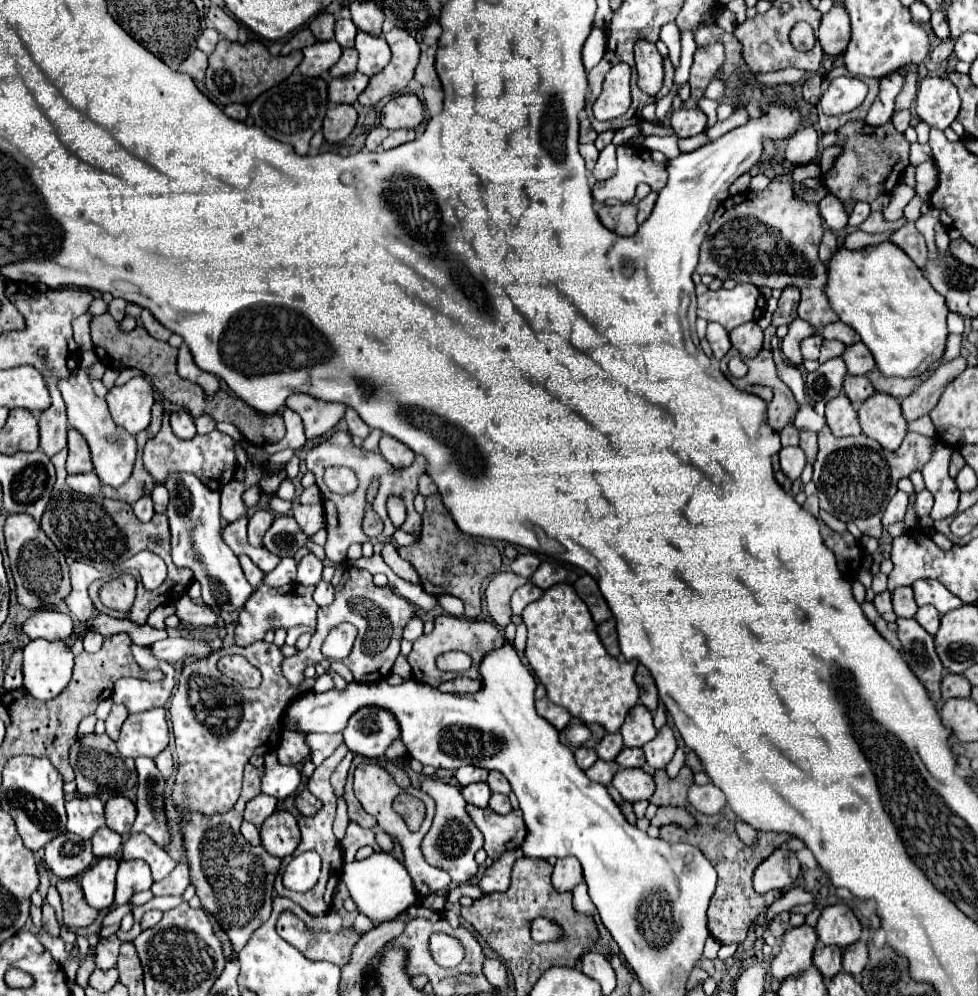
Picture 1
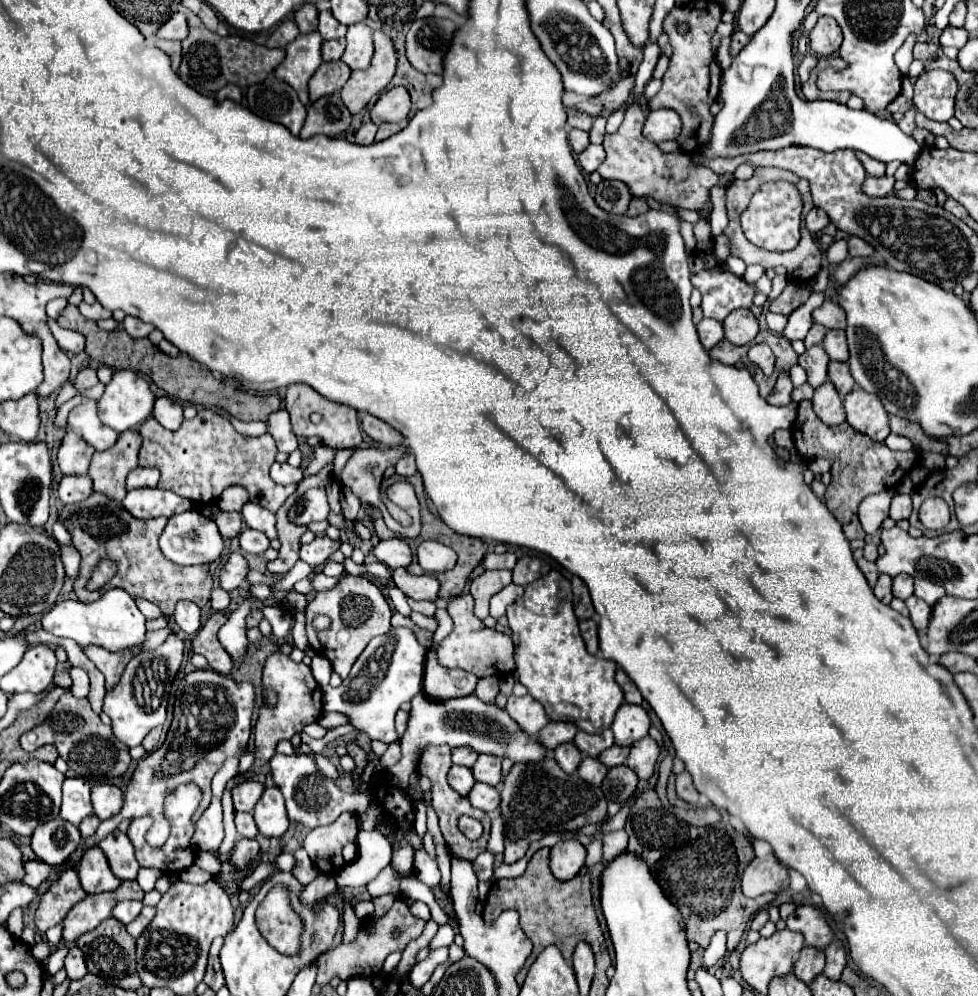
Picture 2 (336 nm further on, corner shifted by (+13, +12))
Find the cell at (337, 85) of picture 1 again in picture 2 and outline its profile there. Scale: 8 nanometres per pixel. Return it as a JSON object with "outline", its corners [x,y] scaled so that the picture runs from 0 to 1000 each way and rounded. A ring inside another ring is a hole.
{"outline":[[[331,62],[317,78],[317,100],[319,102],[335,94],[346,94],[350,86],[356,82],[360,70],[352,62],[348,62],[348,66],[342,66],[342,64],[346,62]]]}

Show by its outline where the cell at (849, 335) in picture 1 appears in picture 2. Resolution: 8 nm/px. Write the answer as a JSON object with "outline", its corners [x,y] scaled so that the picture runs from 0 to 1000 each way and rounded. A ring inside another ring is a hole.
{"outline":[[[845,301],[836,311],[832,311],[832,323],[845,329],[865,329],[865,313],[853,301]]]}

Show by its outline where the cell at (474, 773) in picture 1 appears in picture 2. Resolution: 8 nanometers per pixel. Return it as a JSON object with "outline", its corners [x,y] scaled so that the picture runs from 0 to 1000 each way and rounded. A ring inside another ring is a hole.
{"outline":[[[470,749],[470,751],[462,753],[462,765],[464,767],[483,771],[485,765],[487,765],[487,761],[489,761],[489,755],[485,755],[481,749]]]}

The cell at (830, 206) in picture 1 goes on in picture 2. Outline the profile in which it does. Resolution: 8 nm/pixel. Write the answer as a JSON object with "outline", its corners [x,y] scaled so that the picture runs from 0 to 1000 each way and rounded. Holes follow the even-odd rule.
{"outline":[[[830,209],[824,217],[824,231],[828,235],[836,235],[840,229],[845,229],[849,225],[849,221],[845,219],[845,213],[843,211],[836,211],[836,209]]]}

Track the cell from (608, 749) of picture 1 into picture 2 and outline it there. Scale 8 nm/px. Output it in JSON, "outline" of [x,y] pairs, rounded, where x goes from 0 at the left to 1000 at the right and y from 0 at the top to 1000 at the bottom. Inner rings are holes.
{"outline":[[[618,733],[616,737],[595,737],[591,735],[589,741],[587,741],[587,747],[589,751],[597,757],[597,759],[603,759],[603,761],[609,761],[616,753],[624,751],[628,747],[628,741],[626,741],[626,733]]]}

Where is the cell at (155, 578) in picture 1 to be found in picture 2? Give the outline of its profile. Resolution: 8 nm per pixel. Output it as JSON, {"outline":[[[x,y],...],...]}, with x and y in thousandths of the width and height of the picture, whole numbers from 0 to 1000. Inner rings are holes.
{"outline":[[[61,522],[55,524],[55,540],[57,540],[57,544],[59,544],[61,548],[65,548],[65,546],[74,546],[72,536],[70,536],[70,532],[63,528]]]}

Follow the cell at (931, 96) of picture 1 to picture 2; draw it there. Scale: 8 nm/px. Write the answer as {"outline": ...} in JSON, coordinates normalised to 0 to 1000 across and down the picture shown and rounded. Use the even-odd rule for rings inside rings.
{"outline":[[[947,70],[935,82],[935,104],[951,120],[969,122],[975,116],[980,84],[967,70]]]}

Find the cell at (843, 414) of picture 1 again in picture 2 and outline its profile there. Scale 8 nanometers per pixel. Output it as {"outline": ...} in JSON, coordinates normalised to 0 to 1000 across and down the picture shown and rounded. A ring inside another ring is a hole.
{"outline":[[[843,384],[838,390],[834,390],[830,404],[832,404],[832,414],[843,426],[855,428],[865,422],[861,400],[849,384]]]}

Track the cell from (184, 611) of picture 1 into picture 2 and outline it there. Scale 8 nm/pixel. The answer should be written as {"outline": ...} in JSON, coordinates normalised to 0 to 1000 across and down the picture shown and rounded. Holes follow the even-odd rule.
{"outline":[[[186,602],[186,604],[182,604],[182,608],[180,608],[178,622],[180,622],[180,627],[184,629],[186,635],[190,635],[190,637],[196,639],[196,637],[200,637],[202,631],[204,631],[204,610],[202,610],[200,606],[196,606],[196,604]]]}

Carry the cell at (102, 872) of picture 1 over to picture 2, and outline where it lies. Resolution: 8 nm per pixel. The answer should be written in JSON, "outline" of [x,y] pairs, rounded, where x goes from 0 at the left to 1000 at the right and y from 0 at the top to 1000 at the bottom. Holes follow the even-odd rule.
{"outline":[[[100,849],[88,853],[88,857],[84,859],[84,863],[82,863],[78,873],[80,873],[80,880],[82,880],[84,892],[90,898],[119,894],[125,888],[125,884],[121,884],[115,878],[115,873],[110,869],[110,863],[108,863],[106,855]]]}

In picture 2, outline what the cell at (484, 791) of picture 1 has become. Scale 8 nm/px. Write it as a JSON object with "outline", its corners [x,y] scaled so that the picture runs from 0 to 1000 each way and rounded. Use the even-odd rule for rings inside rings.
{"outline":[[[462,769],[460,775],[458,775],[458,787],[472,799],[476,799],[483,789],[487,787],[485,779],[483,779],[483,773],[476,771],[476,769]]]}

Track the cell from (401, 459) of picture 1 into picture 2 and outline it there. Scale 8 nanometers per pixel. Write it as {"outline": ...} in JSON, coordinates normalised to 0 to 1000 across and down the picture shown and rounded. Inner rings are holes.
{"outline":[[[372,416],[372,420],[370,420],[370,430],[372,430],[372,434],[374,434],[380,442],[391,444],[391,446],[395,446],[395,448],[407,448],[407,446],[411,446],[411,442],[413,442],[407,432],[403,432],[399,426],[395,426],[393,422],[389,422],[389,420],[380,418],[380,416]]]}

